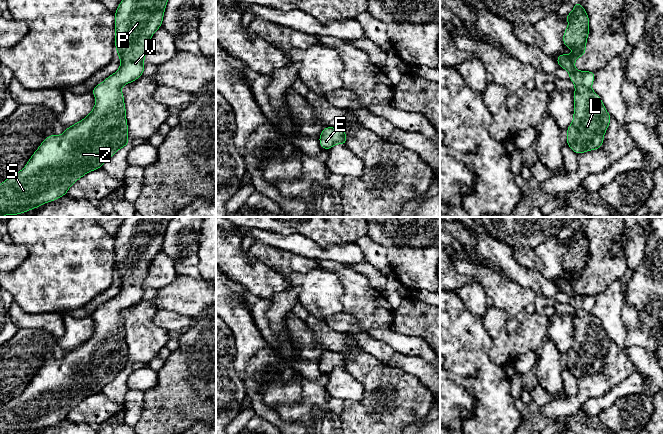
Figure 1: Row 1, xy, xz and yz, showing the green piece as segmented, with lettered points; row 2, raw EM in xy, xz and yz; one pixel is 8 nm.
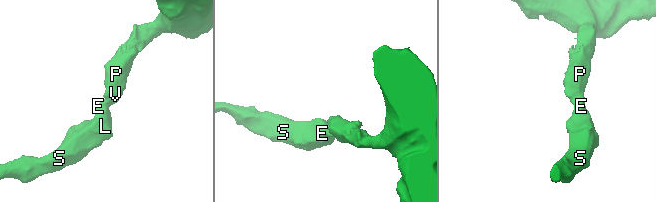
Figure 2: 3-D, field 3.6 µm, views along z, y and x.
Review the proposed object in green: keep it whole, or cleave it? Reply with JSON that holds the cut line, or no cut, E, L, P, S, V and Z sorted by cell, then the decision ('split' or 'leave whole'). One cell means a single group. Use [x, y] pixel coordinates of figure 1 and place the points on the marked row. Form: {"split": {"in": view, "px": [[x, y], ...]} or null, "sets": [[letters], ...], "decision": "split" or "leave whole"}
{"split": null, "sets": [["E", "L", "P", "S", "V", "Z"]], "decision": "leave whole"}

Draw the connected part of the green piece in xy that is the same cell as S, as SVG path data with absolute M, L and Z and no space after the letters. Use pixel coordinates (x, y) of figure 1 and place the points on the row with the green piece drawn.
M122 0L118 5L115 16L115 48L120 59L120 68L97 84L92 93L96 98L93 110L81 121L66 128L61 135L52 134L46 137L33 153L25 167L16 174L0 183L0 216L19 215L35 209L45 203L52 202L67 195L68 189L85 174L102 168L103 164L122 147L128 146L128 124L124 95L121 87L129 84L143 75L144 58L148 44L156 30L161 28L168 0Z

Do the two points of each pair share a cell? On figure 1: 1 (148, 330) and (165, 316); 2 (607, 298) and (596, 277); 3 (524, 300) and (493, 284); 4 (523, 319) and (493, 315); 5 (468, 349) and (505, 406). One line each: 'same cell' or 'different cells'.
1: different cells
2: different cells
3: same cell
4: same cell
5: same cell

